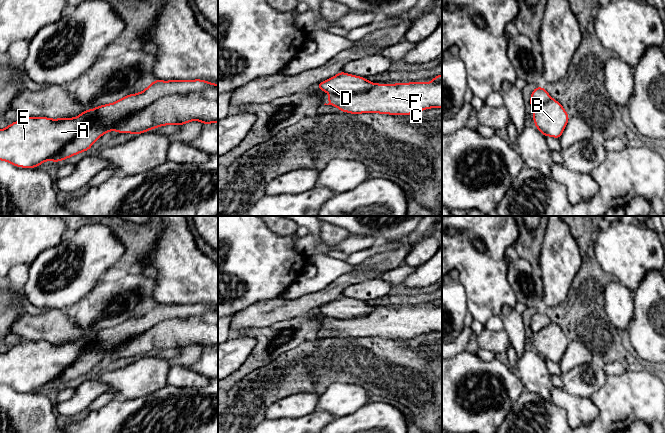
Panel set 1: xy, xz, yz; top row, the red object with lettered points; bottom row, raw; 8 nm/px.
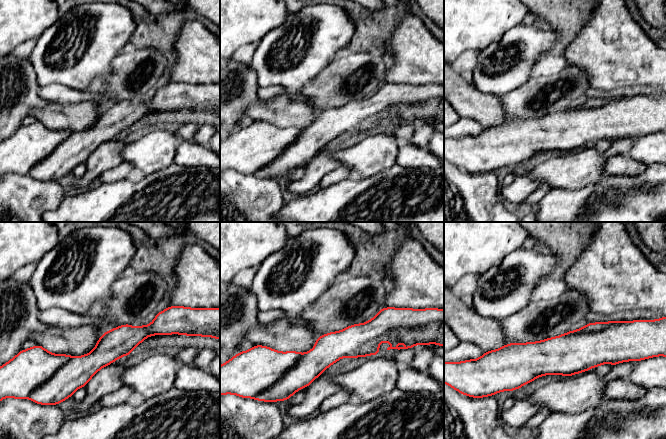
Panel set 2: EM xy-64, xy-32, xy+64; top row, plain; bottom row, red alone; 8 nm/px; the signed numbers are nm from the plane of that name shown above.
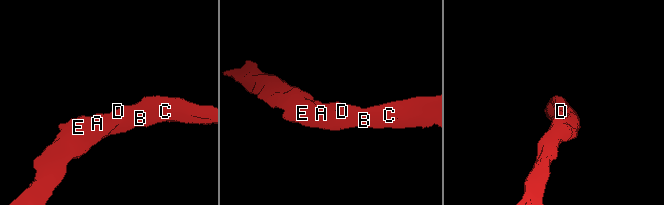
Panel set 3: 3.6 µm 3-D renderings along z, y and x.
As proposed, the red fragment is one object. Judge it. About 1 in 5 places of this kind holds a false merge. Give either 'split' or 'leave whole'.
leave whole

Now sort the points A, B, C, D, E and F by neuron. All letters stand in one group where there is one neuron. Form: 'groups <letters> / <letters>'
groups A B C D E F

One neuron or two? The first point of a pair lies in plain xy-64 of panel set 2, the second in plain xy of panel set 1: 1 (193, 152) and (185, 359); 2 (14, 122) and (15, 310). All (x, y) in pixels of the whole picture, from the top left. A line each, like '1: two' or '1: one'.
1: two
2: one

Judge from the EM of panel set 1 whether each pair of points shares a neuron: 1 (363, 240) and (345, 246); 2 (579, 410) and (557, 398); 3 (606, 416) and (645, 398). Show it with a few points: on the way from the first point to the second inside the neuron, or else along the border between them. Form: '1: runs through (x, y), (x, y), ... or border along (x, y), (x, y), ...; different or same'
1: runs through (359, 242), (349, 246); same
2: runs through (574, 406), (562, 399); same
3: runs through (616, 410), (628, 398), (635, 398); same

